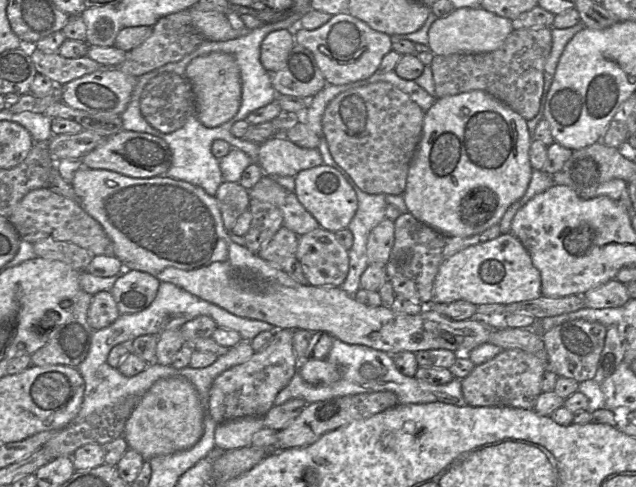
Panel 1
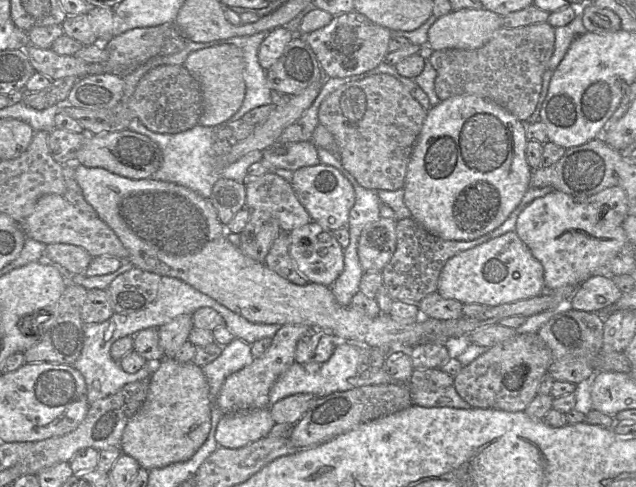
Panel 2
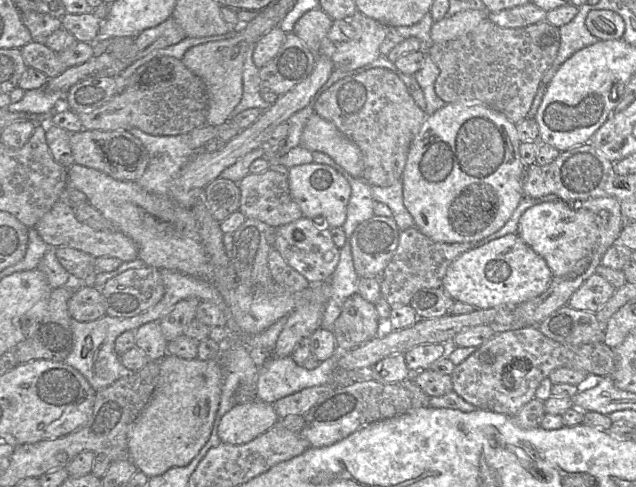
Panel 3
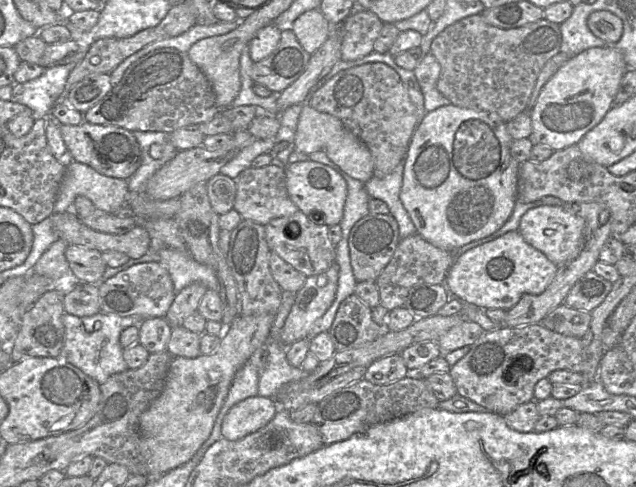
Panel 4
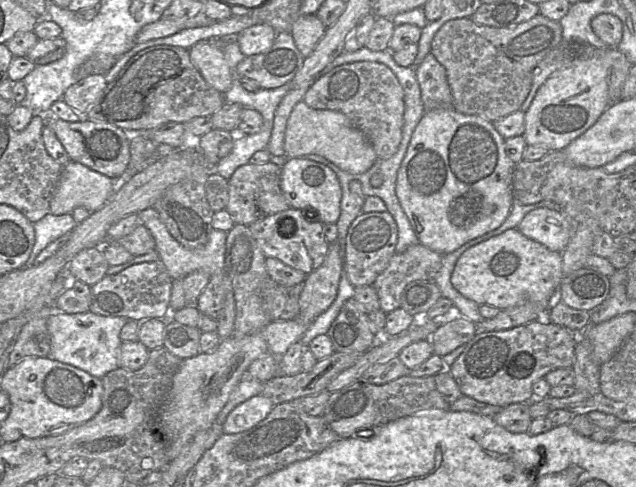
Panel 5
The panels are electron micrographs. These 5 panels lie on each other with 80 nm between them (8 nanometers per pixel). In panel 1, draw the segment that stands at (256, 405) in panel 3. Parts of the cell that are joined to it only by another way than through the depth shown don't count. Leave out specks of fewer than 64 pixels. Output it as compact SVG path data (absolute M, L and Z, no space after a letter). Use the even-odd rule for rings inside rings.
M243 417L218 424L215 430L215 447L225 451L252 446L255 433L264 428L264 417Z

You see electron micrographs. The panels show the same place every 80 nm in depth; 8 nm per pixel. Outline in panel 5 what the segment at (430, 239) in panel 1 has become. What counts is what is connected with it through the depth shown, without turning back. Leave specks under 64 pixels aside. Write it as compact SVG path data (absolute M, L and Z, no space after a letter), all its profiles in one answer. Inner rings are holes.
M421 243L410 246L403 253L395 253L387 268L376 278L373 283L379 302L380 309L390 313L401 307L401 295L405 287L414 281L434 281L442 267L443 255L431 250Z

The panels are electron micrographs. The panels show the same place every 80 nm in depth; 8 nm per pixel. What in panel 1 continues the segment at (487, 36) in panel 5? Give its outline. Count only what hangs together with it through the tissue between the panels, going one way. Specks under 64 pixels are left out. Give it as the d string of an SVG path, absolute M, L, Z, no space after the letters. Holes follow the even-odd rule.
M551 28L513 30L497 50L483 54L434 55L431 63L436 99L473 90L484 91L517 112L526 121L539 111L544 67L552 49Z

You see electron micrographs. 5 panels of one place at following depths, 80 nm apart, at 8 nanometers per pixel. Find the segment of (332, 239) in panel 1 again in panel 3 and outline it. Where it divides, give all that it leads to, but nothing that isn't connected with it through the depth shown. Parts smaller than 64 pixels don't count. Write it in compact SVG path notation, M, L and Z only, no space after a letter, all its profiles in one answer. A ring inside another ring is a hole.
M302 217L275 228L273 248L281 254L291 268L301 274L310 284L329 280L340 258L340 250L333 243L330 229L326 228L323 218L310 220Z

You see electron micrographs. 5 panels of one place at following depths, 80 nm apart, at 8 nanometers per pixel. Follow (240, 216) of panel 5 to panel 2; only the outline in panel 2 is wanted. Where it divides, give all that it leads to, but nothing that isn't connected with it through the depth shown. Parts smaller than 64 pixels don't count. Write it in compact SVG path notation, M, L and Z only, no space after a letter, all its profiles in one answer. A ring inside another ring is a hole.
M266 172L254 180L245 181L245 208L272 214L282 232L289 233L312 221L298 201L290 183L273 172Z

